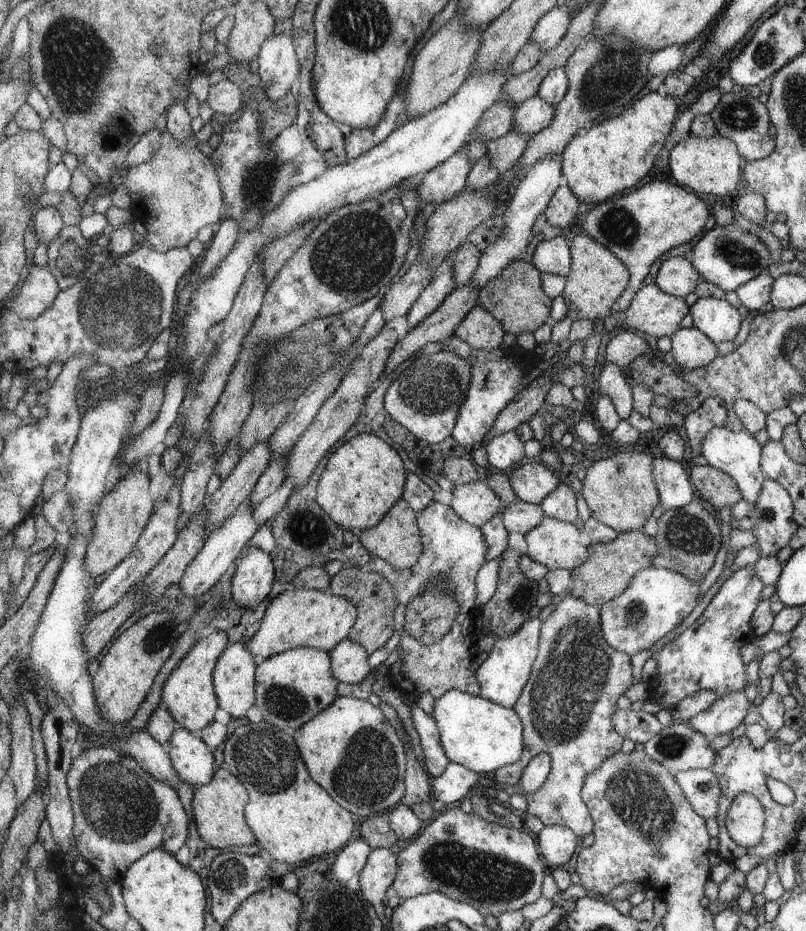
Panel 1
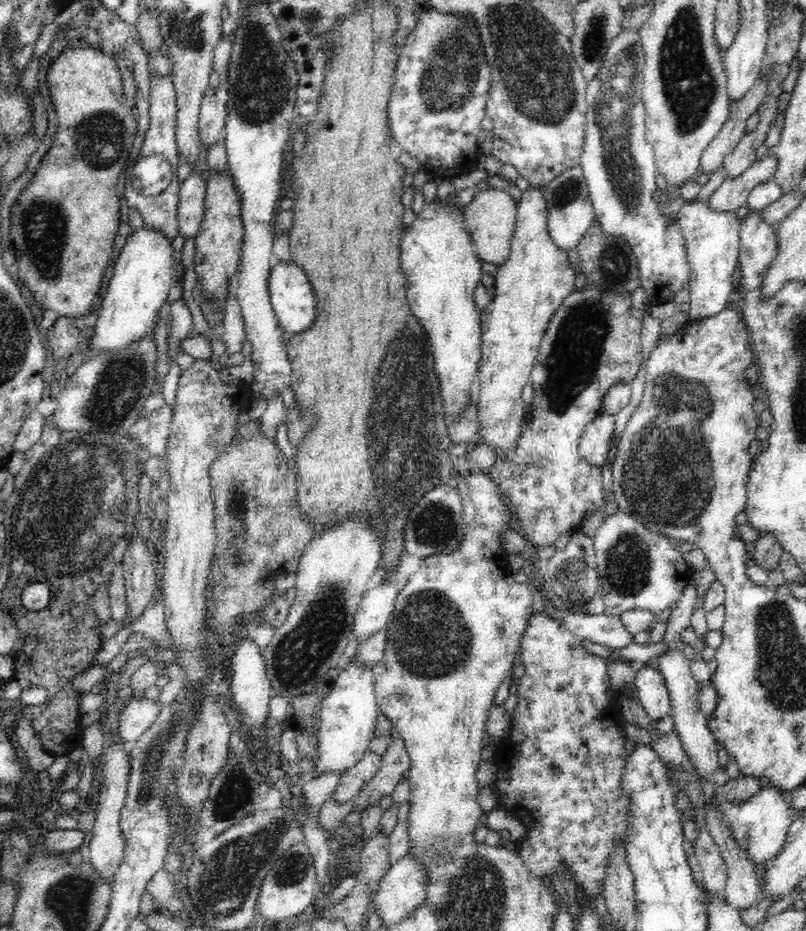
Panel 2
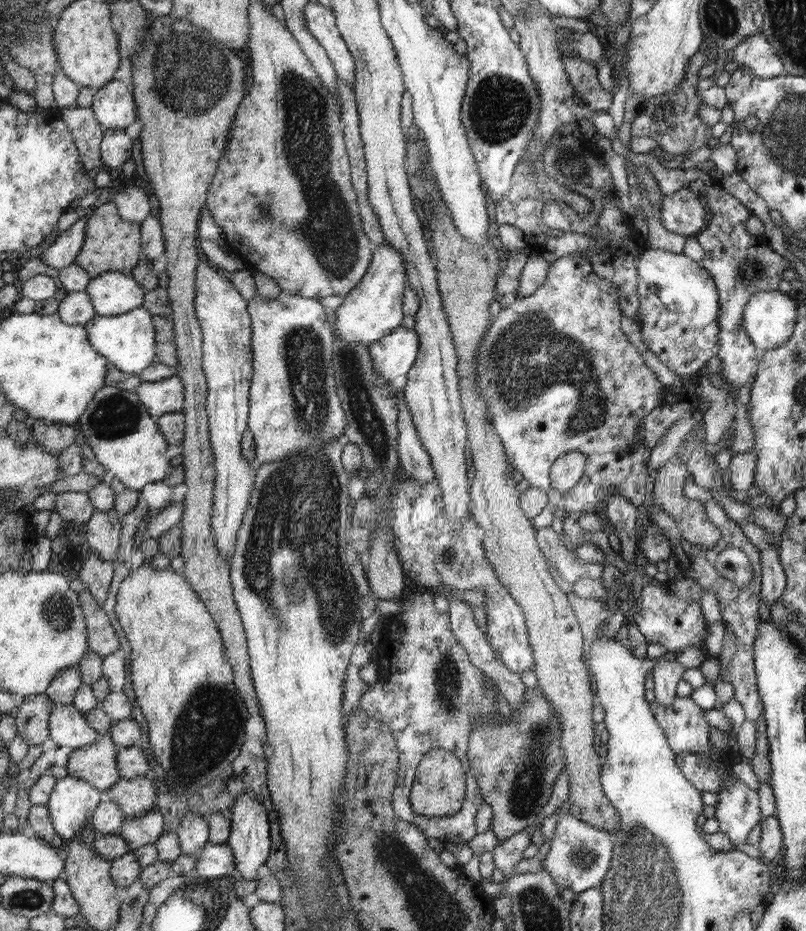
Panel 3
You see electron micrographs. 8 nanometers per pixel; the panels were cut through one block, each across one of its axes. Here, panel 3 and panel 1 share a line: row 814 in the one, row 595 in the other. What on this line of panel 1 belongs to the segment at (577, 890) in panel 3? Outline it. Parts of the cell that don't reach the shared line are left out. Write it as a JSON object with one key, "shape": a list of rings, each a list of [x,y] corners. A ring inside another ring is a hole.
{"shape":[[[570,592],[566,593],[542,624],[539,632],[539,654],[534,670],[531,671],[518,702],[513,706],[523,723],[522,756],[515,763],[500,767],[494,772],[494,777],[496,783],[518,786],[528,762],[540,752],[549,754],[551,769],[542,786],[535,792],[519,792],[526,797],[526,813],[540,818],[544,826],[564,825],[571,828],[577,837],[581,837],[594,831],[594,820],[588,814],[586,801],[582,800],[584,781],[603,760],[620,751],[624,738],[616,732],[613,724],[616,700],[634,684],[634,674],[630,666],[630,655],[617,651],[607,643],[603,635],[599,605],[588,603]]]}

